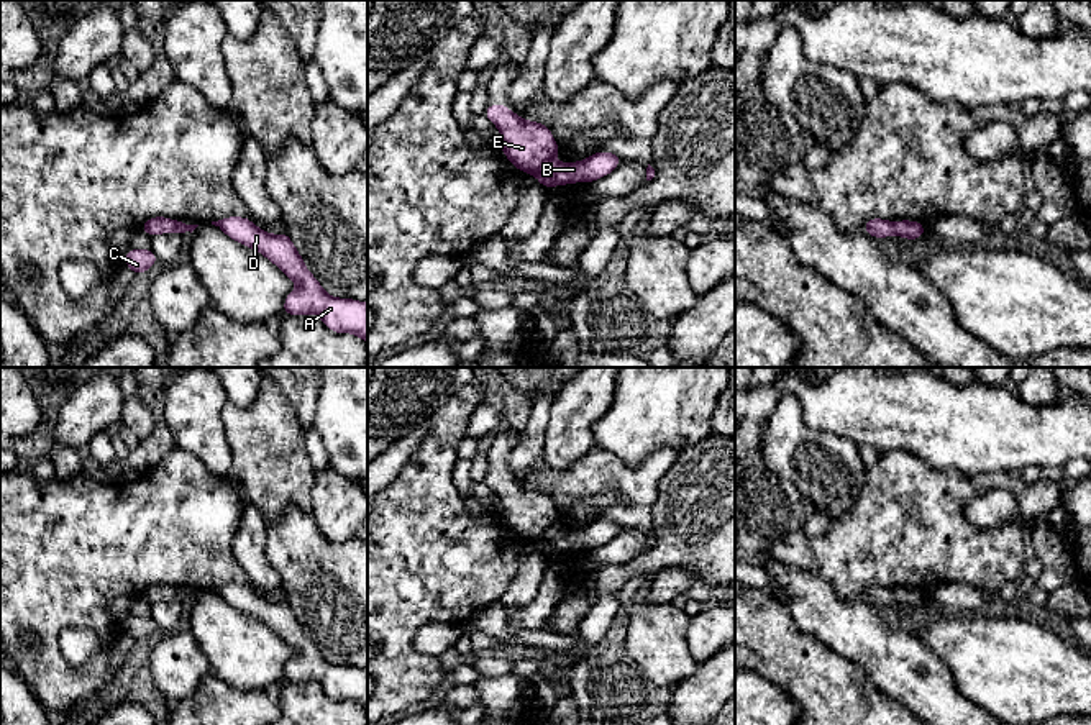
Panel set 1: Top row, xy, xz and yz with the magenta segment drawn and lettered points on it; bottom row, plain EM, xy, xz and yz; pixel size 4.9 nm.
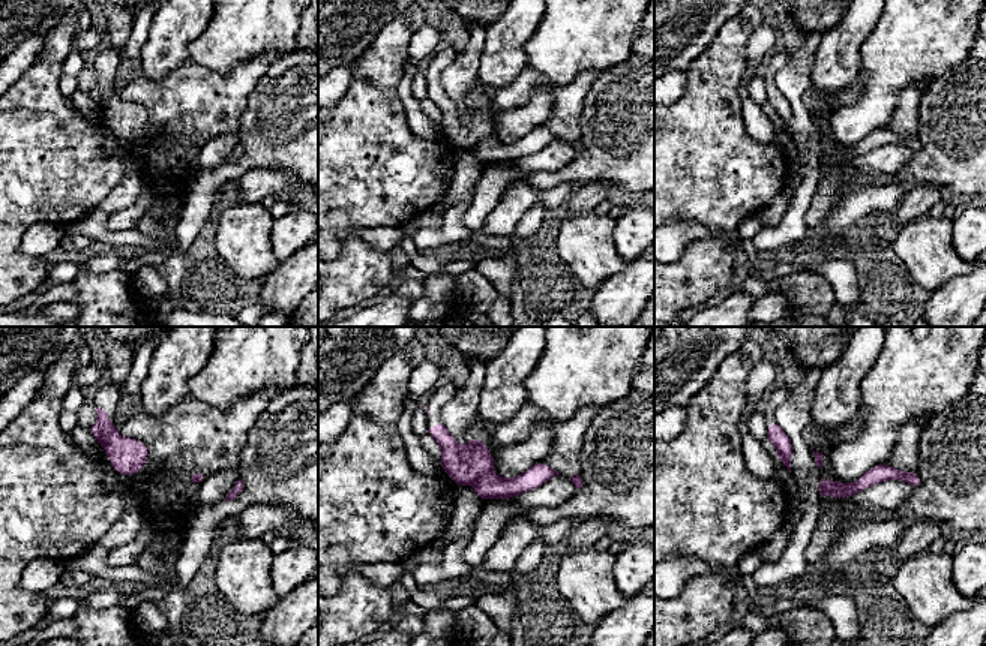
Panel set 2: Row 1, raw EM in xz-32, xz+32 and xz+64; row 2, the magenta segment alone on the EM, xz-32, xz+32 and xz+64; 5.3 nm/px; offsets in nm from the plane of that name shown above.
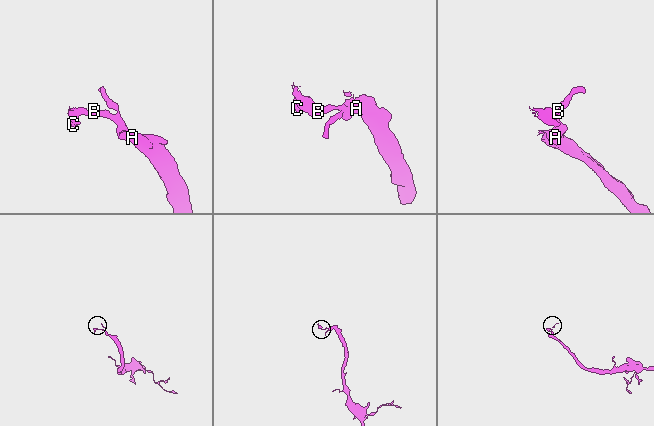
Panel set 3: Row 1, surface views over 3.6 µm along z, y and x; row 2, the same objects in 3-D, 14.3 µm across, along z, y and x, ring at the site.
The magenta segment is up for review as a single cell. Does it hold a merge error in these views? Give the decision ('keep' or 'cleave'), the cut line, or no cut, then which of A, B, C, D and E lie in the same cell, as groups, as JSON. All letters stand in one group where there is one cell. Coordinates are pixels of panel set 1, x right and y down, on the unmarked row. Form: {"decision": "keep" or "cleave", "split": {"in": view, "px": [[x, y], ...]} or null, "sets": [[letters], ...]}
{"decision": "keep", "split": null, "sets": [["A", "B", "C", "D", "E"]]}

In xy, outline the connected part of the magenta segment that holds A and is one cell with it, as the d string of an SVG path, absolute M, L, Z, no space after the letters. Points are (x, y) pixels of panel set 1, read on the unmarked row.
M228 584L212 589L212 592L240 612L259 618L297 650L297 656L284 668L284 682L317 681L331 699L353 700L367 710L367 671L328 663L304 633L304 627L287 600L266 600L243 584Z

